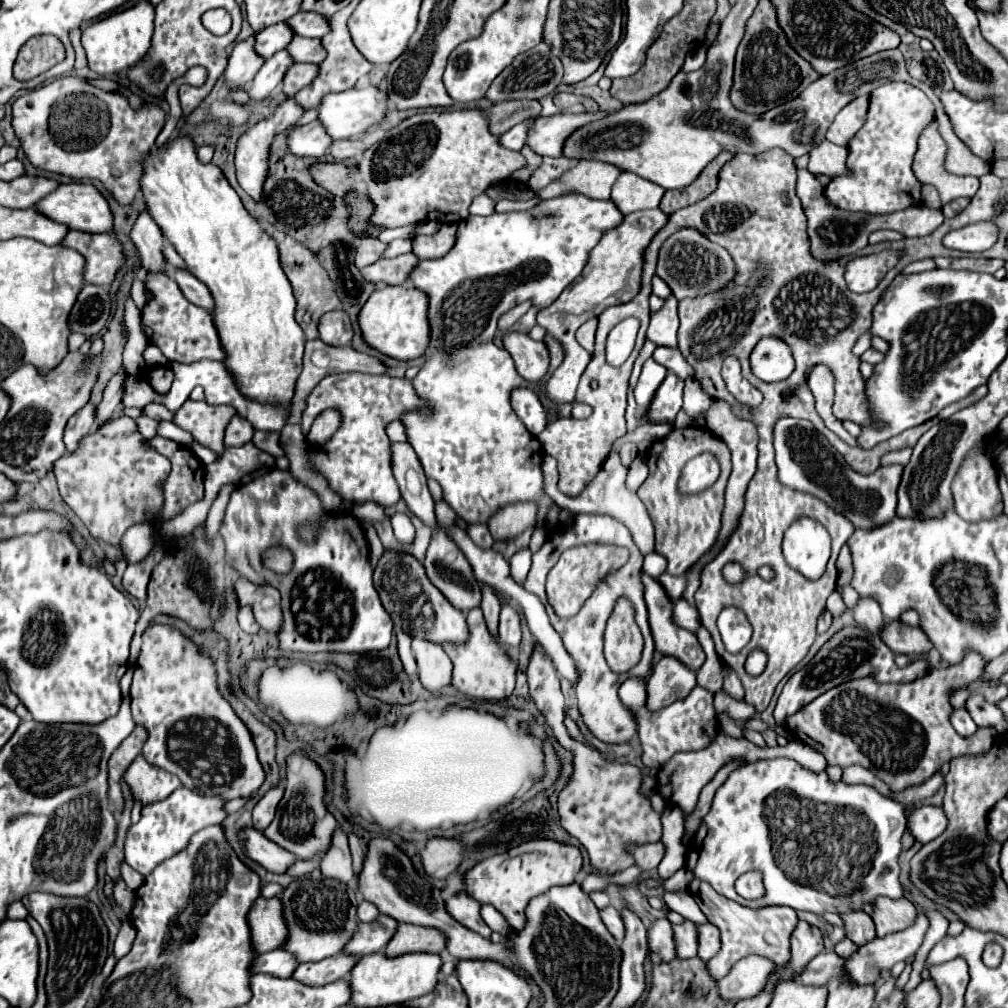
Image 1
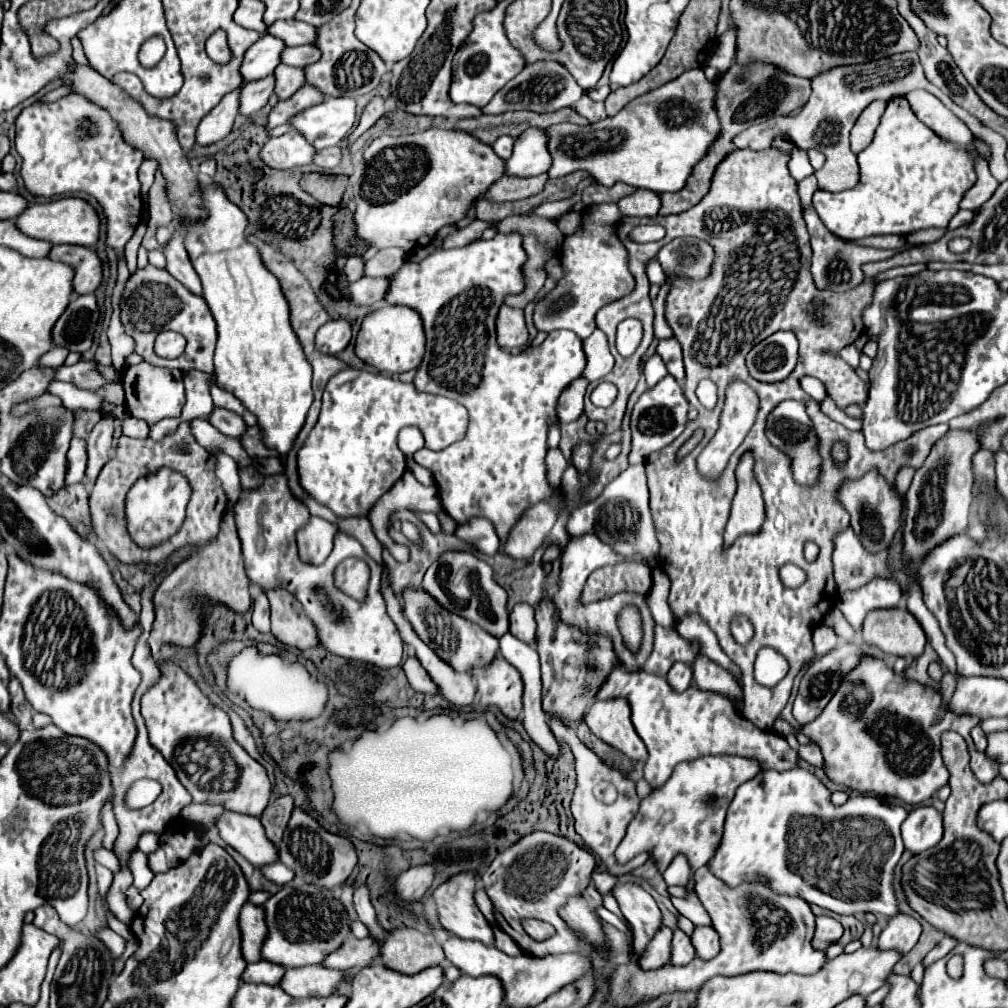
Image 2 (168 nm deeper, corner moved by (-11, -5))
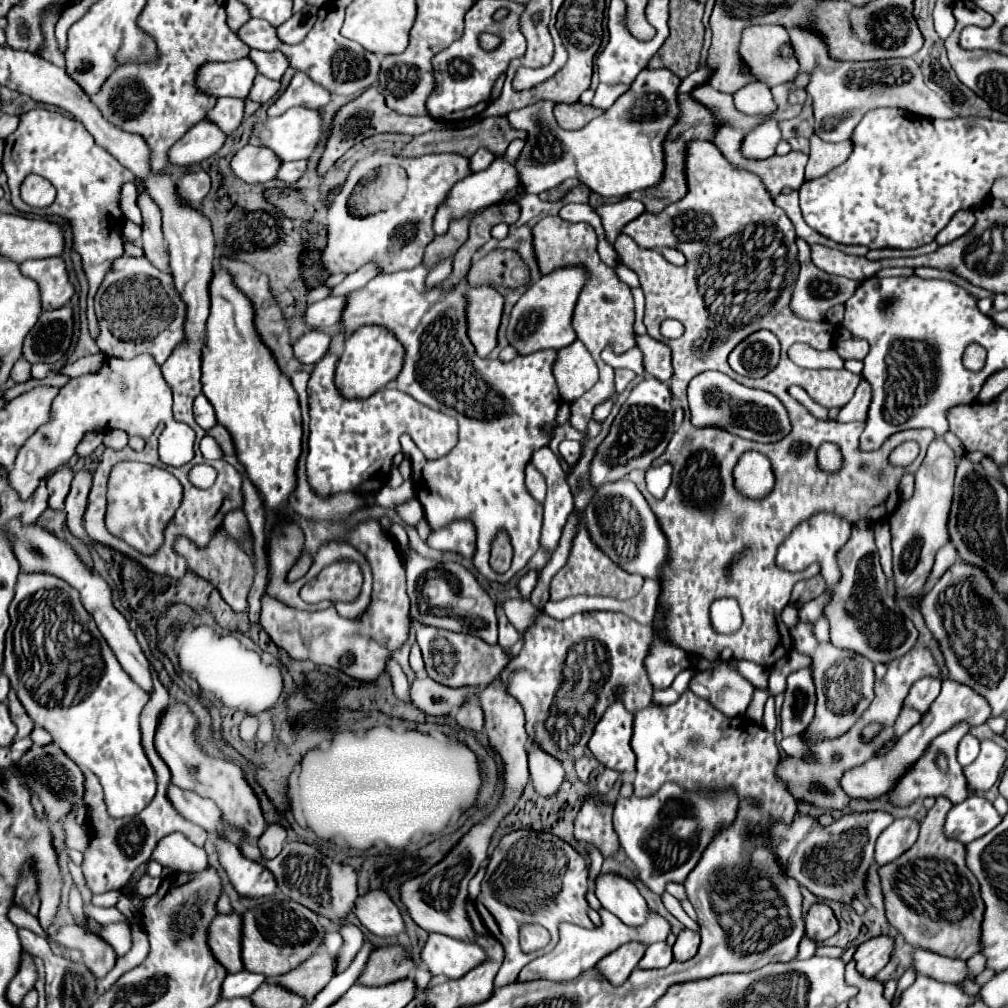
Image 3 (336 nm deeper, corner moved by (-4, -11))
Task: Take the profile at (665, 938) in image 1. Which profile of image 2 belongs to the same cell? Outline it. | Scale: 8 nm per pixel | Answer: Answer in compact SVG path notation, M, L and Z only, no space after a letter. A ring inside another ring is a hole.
M660 927L654 939L648 943L642 959L638 961L640 969L650 971L650 969L660 969L668 965L668 957L672 955L672 929L670 927Z

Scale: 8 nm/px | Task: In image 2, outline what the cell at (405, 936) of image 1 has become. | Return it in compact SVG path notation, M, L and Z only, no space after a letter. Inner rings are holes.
M402 927L386 935L382 945L382 963L404 975L414 975L426 967L442 965L444 951L432 933L414 927Z

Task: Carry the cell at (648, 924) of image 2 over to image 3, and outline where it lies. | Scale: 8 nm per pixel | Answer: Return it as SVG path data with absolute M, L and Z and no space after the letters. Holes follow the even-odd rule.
M601 873L595 879L595 895L601 905L617 915L625 925L643 925L649 915L649 907L637 885L617 873Z

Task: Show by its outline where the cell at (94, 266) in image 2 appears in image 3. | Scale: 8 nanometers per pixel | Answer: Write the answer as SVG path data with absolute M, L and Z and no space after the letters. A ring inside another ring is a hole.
M61 257L25 261L19 265L19 271L25 277L29 275L29 279L37 281L43 309L63 307L73 297L73 285L69 283L69 275Z

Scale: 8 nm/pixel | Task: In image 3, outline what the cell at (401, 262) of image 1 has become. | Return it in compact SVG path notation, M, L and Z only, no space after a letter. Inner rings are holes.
M327 297L307 307L303 315L303 323L311 329L331 331L339 323L339 315L345 307L345 297Z

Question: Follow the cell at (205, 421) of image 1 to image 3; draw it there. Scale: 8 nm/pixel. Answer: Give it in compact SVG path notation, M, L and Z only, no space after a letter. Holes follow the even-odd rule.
M206 464L196 465L189 472L189 480L195 485L195 487L199 487L199 489L207 489L207 487L211 487L215 482L217 477L217 471Z

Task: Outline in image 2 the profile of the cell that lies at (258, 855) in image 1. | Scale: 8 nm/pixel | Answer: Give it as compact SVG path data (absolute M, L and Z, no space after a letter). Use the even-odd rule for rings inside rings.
M226 811L216 825L220 829L220 837L242 857L246 857L254 867L260 869L260 865L272 865L278 861L276 845L266 839L264 827L258 817Z

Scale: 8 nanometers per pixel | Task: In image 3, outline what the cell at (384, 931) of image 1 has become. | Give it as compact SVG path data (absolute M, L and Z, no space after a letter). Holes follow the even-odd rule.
M313 953L305 963L291 969L289 973L273 979L275 985L301 995L309 1005L313 997L329 983L333 977L333 957L327 953Z

